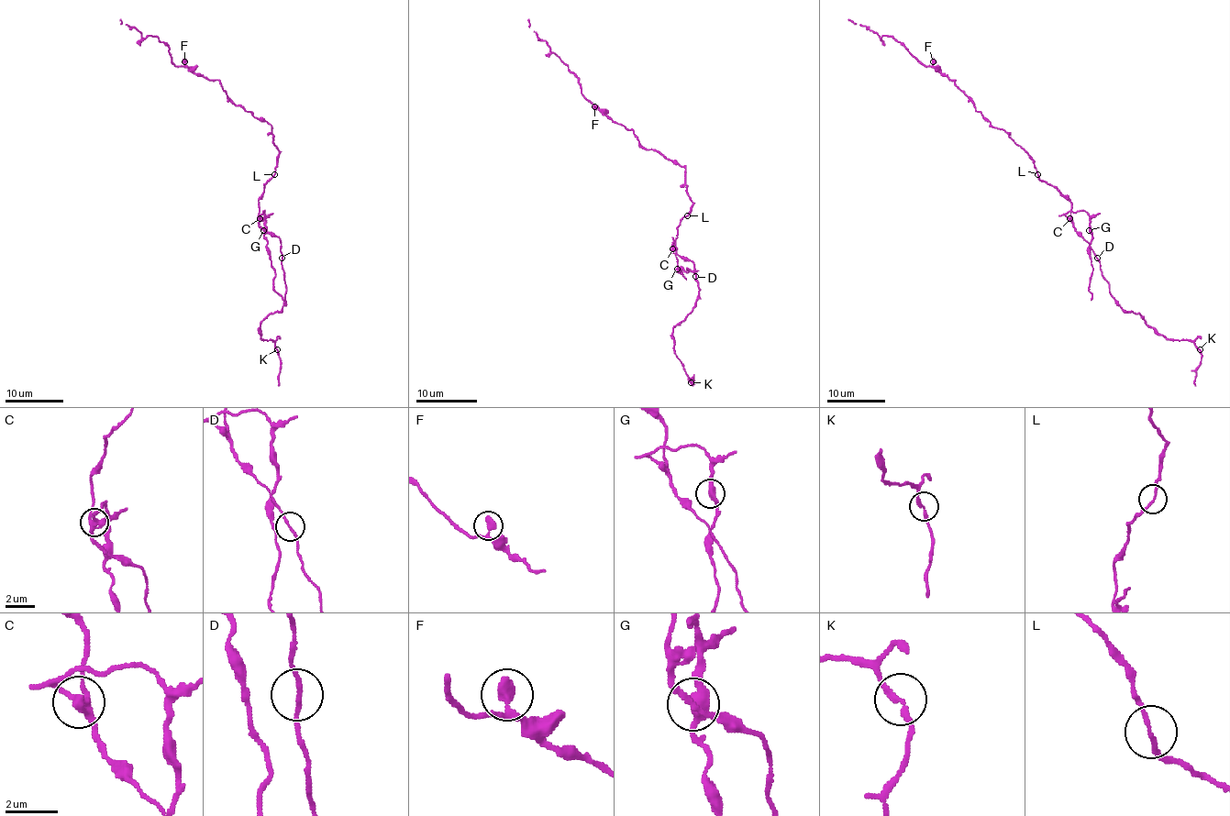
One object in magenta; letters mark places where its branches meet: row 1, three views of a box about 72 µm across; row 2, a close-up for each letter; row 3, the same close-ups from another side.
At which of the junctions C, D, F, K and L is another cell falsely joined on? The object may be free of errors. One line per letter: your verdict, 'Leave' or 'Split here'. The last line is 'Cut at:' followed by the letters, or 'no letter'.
C: Split here
D: Leave
F: Leave
K: Leave
L: Leave
Cut at: C

